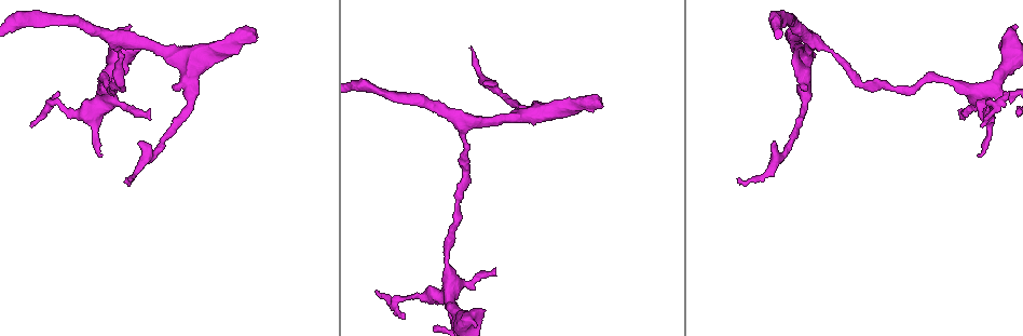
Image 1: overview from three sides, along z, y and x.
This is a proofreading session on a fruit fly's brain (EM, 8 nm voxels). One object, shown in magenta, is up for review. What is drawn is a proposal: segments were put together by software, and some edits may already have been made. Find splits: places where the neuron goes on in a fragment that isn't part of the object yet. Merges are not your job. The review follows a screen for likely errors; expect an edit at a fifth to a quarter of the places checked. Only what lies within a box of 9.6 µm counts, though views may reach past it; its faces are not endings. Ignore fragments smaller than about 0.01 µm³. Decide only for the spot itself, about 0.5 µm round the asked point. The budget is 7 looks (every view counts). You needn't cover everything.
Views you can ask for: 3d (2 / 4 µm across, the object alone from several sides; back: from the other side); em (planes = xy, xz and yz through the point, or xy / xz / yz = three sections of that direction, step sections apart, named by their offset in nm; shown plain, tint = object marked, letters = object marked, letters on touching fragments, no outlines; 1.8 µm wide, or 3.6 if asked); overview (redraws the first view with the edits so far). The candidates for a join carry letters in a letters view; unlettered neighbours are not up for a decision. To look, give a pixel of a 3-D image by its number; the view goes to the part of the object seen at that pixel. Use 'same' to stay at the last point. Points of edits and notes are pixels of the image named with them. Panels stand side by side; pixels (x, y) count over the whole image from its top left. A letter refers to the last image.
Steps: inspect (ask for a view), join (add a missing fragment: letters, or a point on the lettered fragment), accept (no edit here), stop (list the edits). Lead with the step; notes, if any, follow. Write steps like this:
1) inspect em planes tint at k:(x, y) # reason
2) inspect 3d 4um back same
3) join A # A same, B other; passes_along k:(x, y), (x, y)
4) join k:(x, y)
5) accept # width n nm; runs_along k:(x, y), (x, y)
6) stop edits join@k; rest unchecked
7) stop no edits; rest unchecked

inspect em planes plain at 1:(958, 110) # an open end

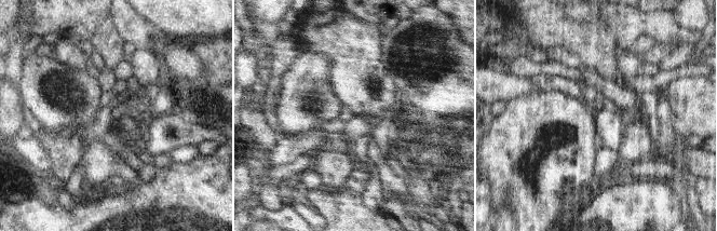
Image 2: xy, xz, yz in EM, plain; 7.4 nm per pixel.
inspect em planes letters same # what lies round it

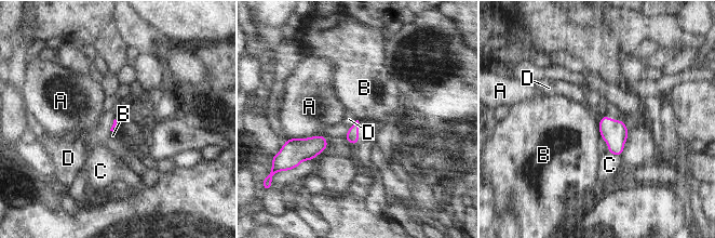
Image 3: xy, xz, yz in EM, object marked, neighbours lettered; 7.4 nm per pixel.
accept # A other, B other, C other, D other; border 3:(597, 121), (601, 136); no lettered fragment goes on from it

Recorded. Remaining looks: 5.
inspect 3d 2um at 1:(31, 127) # an open end

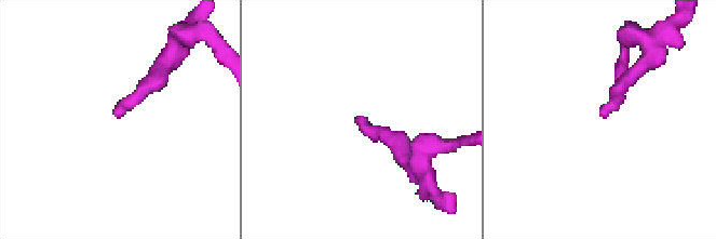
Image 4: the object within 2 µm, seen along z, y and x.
inspect em planes plain at 4:(355, 118)

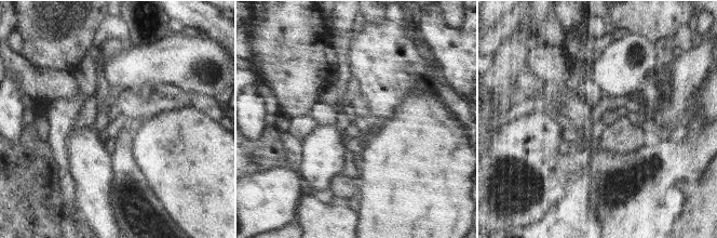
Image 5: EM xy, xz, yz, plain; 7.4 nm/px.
inspect em planes letters same

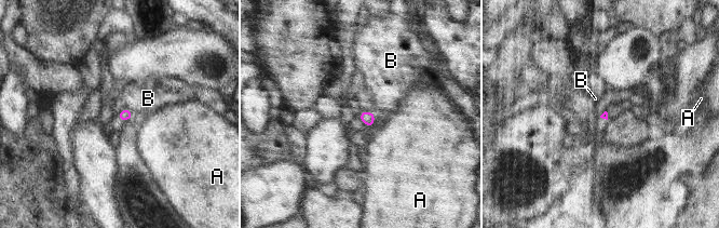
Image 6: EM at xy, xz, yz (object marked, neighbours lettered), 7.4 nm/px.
accept # A other, B other; border 6:(125, 107), (133, 114); none of them fits

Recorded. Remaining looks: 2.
inspect em xy step 16 plain at 1:(255, 28) # stops while still wide

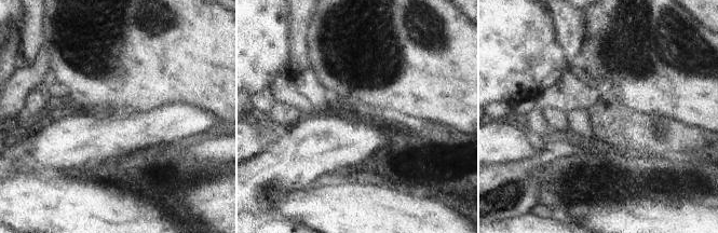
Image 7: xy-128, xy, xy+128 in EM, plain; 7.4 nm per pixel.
inspect em xy step 16 letters same # see the neighbours

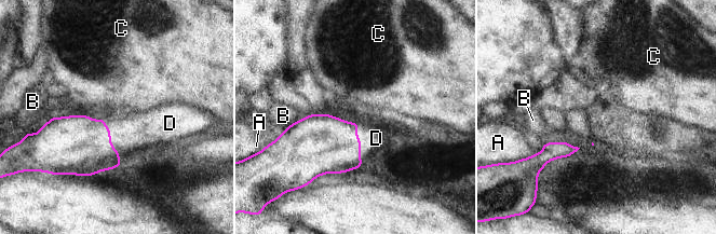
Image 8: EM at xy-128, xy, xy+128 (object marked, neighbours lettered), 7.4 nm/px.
join D # A other, B other, C other, D same; passes_along 8:(77, 145), (110, 141), (131, 132); the neuron continues

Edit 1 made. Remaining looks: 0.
stop edits join@8; rest unchecked

